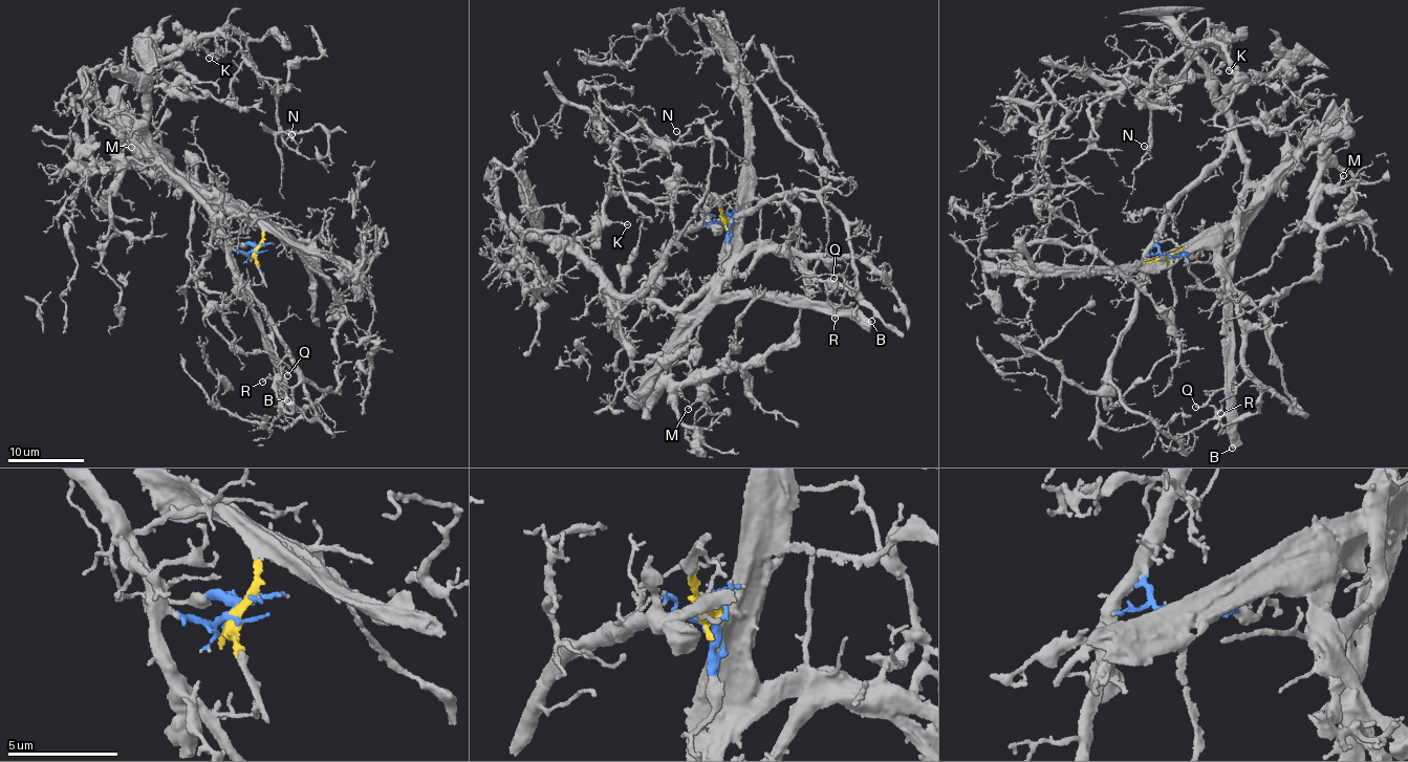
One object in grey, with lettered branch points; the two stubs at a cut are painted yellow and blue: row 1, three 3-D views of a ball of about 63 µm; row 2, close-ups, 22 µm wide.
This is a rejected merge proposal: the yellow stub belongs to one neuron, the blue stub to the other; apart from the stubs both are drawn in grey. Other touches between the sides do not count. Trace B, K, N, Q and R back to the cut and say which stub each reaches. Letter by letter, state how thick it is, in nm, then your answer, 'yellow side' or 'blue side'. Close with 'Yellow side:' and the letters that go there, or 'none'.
B: calibre 500 nm; yellow side
K: calibre 150 nm; blue side
N: calibre 130 nm; blue side
Q: calibre 180 nm; yellow side
R: calibre 140 nm; yellow side
Yellow side: B, Q, R

